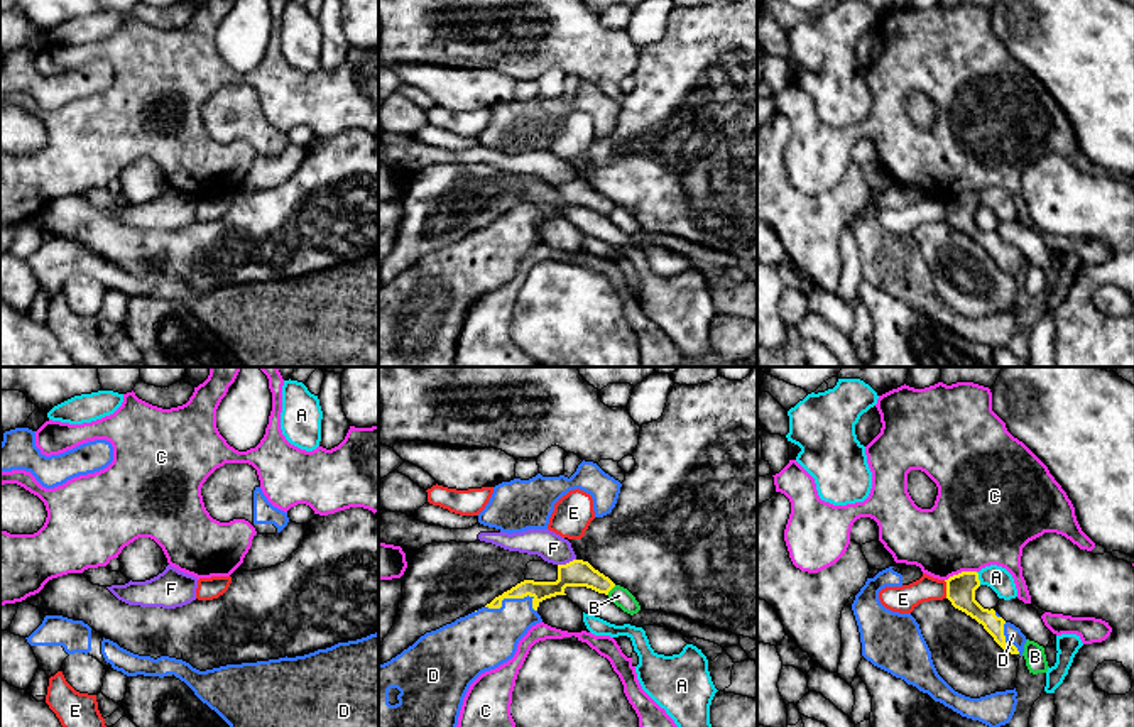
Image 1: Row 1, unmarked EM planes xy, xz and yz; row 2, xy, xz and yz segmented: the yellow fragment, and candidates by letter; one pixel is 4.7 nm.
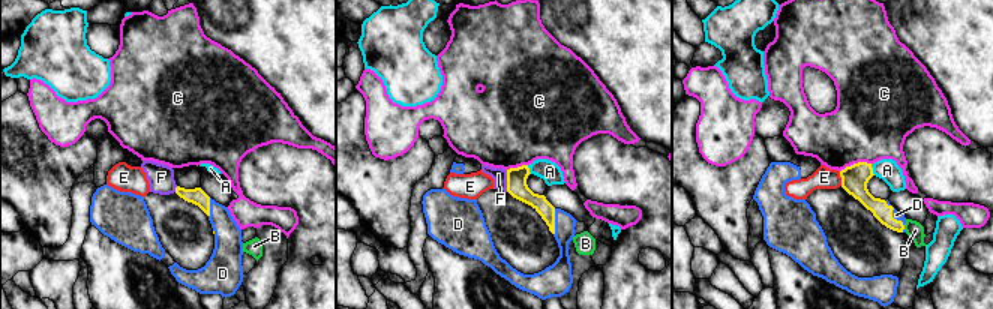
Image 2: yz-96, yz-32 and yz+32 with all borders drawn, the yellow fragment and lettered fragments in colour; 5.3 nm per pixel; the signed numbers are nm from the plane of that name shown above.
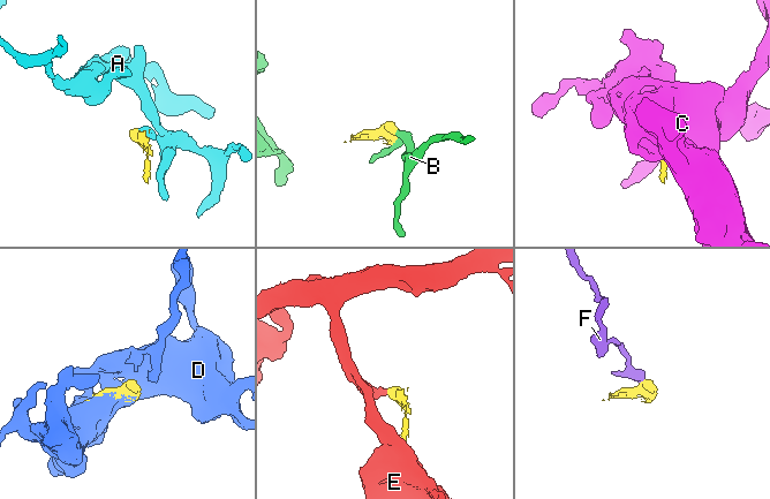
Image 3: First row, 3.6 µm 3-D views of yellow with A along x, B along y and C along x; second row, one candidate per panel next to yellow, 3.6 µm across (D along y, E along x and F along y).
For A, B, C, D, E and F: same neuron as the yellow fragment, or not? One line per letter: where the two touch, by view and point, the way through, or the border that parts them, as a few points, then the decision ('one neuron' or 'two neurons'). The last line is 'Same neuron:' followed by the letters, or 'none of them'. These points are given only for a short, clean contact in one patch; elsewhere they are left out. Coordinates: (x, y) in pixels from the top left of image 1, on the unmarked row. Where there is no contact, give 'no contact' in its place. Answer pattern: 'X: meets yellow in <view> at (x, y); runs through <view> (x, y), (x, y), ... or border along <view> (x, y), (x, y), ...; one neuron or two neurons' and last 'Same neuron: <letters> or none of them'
A: meets yellow in yz at (977, 200); border along yz (975, 193), (981, 205); two neurons
B: meets yellow in xz at (610, 210); border along xz (616, 207), (607, 215); two neurons
C: meets yellow in yz at (962, 193); two neurons
D: meets yellow in xz at (512, 218); one neuron
E: meets yellow in yz at (947, 210); two neurons
F: meets yellow in xz at (566, 185); border along xz (575, 180), (558, 186); two neurons
Same neuron: D

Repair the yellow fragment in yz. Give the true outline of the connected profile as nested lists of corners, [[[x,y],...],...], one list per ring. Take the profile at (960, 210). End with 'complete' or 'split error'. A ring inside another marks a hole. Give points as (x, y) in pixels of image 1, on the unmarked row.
[[[962,193],[945,203],[946,220],[955,230],[982,245],[1004,272],[1022,277],[1028,260],[1021,250],[1011,243],[1006,243],[994,230],[984,230],[975,221],[975,211],[980,208],[977,193]]] | split error

